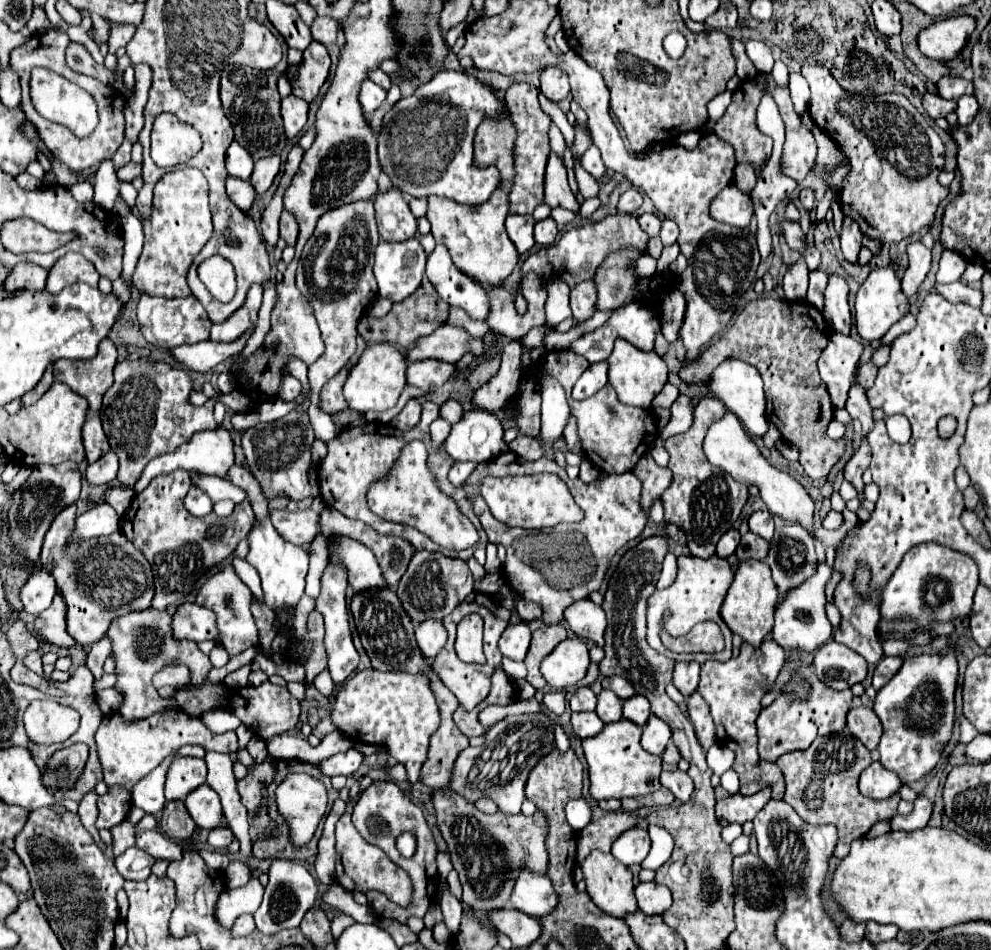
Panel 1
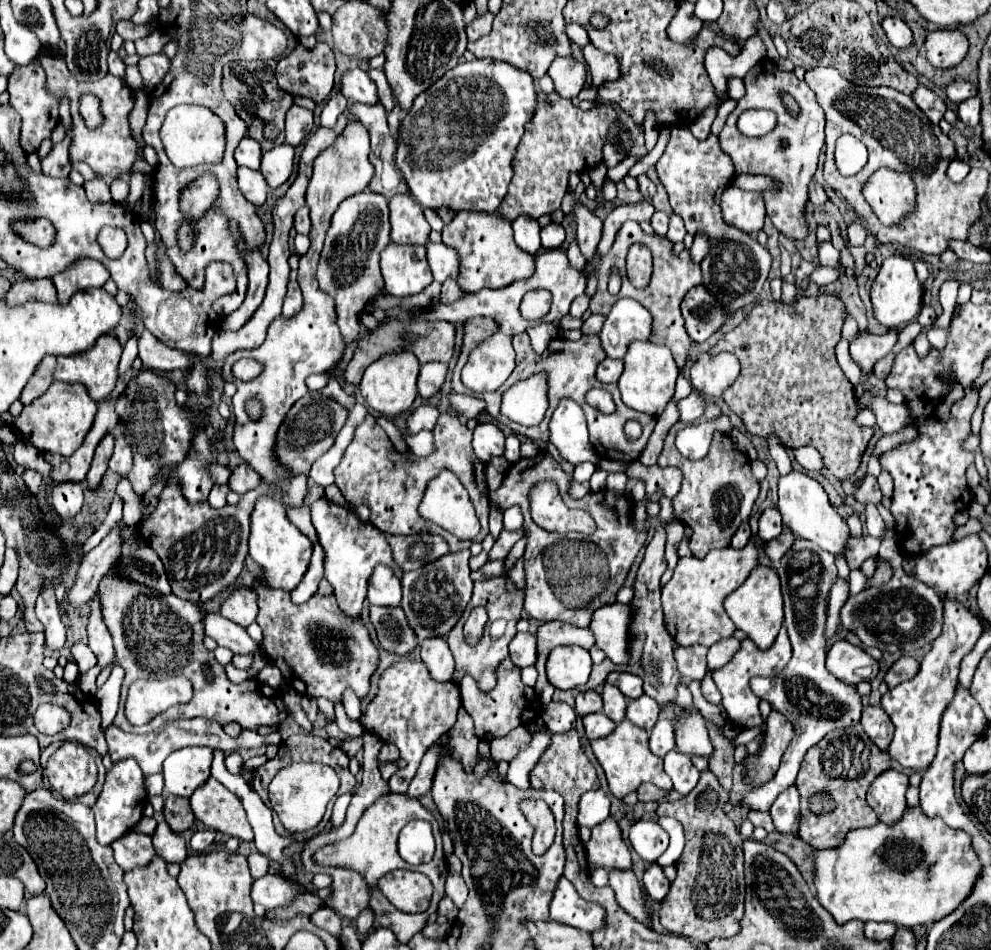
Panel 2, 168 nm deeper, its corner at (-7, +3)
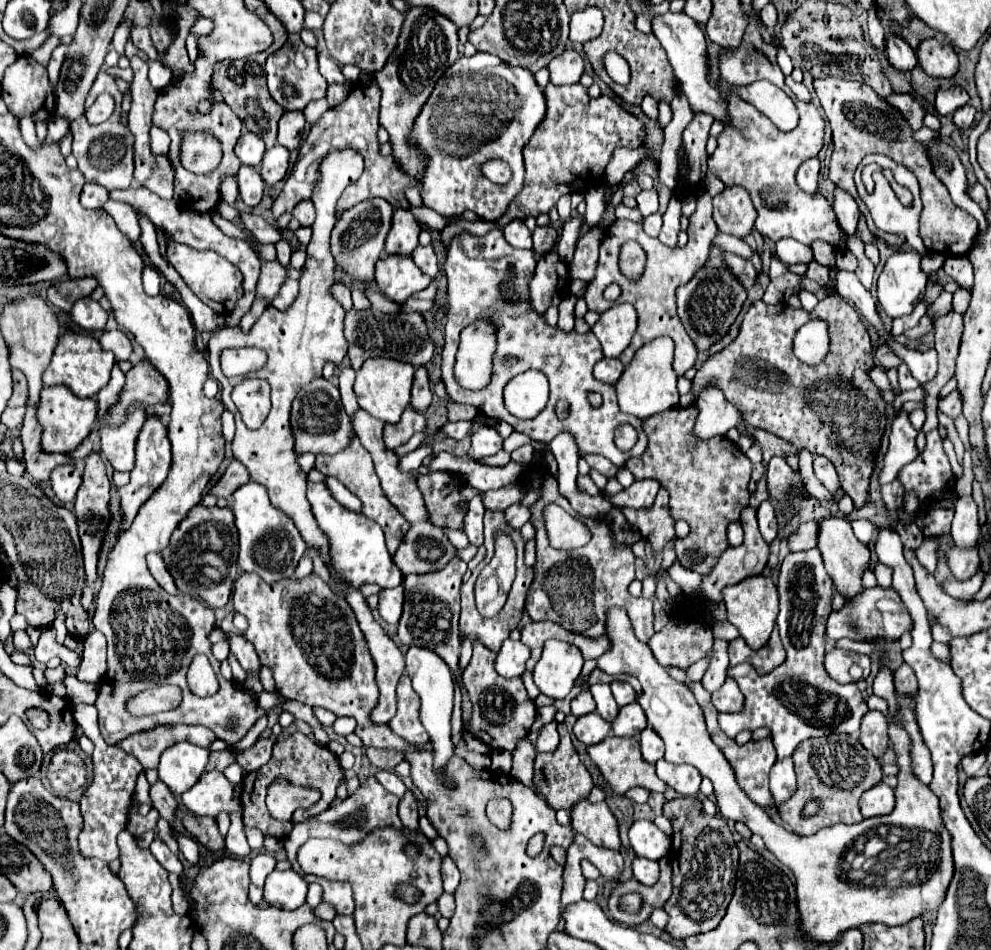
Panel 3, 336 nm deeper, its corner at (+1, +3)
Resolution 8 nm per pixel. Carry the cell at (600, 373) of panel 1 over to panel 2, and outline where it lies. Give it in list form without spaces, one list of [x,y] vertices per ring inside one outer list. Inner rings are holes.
[[[604,358],[596,370],[596,378],[604,384],[610,384],[610,382],[618,382],[620,374],[622,374],[624,366],[622,366],[622,360],[612,360],[612,358]]]

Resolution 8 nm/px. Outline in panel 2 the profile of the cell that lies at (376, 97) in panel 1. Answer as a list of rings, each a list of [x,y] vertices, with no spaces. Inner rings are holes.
[[[354,68],[344,74],[342,94],[348,98],[348,102],[362,102],[368,106],[378,104],[378,88],[368,76],[368,72],[360,68]]]

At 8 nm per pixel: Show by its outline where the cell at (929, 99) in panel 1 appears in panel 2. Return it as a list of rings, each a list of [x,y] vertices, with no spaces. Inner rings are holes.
[[[918,86],[916,92],[912,94],[912,98],[920,106],[920,110],[930,118],[930,122],[938,124],[942,120],[944,112],[946,112],[946,104],[944,104],[944,100],[936,92],[932,92],[926,86]]]

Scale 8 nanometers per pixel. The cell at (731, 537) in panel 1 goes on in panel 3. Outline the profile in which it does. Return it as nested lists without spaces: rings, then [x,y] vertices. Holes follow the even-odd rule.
[[[740,522],[730,524],[730,528],[728,528],[728,542],[730,542],[730,546],[740,546],[742,544],[742,538],[744,538],[742,524]]]

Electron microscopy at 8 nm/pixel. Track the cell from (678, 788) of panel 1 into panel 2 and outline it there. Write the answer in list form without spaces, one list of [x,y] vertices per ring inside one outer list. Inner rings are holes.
[[[670,750],[664,756],[664,770],[674,784],[674,790],[682,796],[686,796],[698,784],[700,772],[690,762],[690,758],[686,754],[680,754],[678,750]]]

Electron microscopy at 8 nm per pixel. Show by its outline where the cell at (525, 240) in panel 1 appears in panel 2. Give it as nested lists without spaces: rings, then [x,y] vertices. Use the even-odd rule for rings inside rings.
[[[518,216],[514,222],[512,222],[512,228],[514,228],[514,240],[516,244],[526,250],[528,254],[538,254],[538,250],[542,248],[540,244],[540,226],[534,218],[528,218],[528,216]]]

